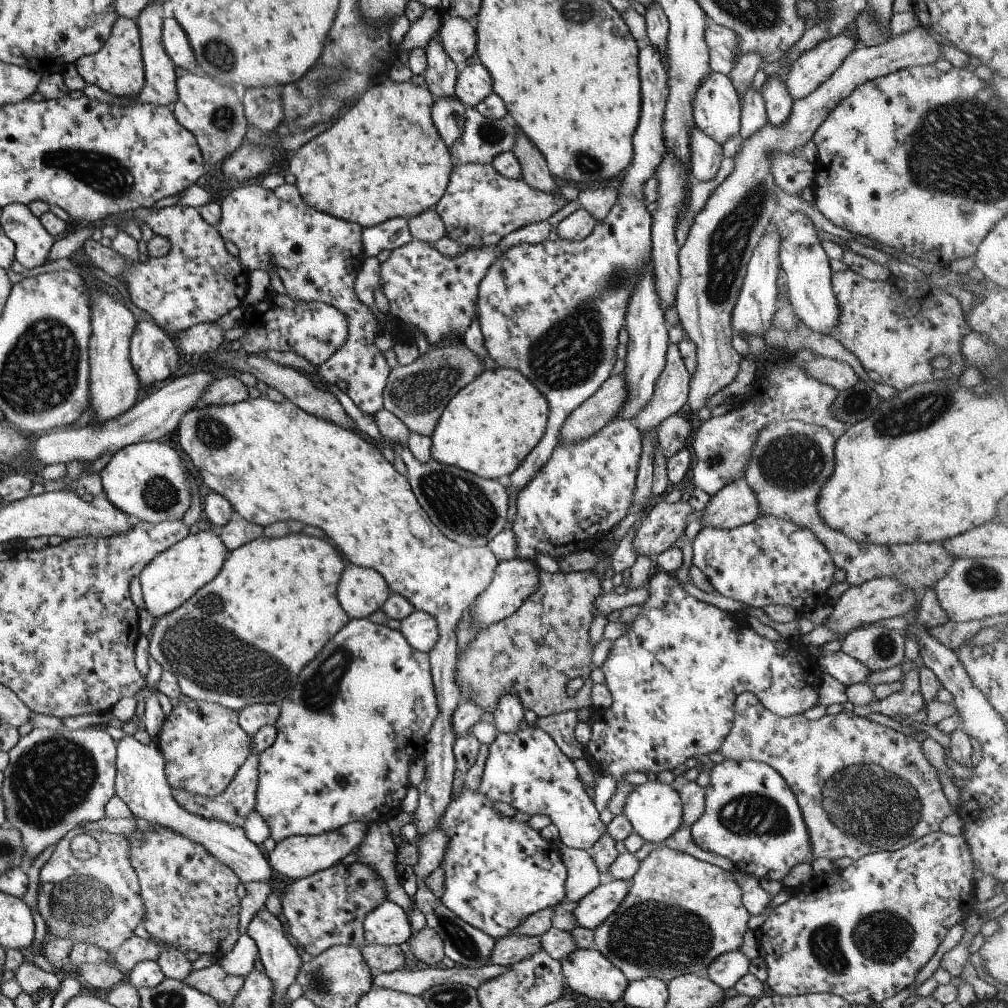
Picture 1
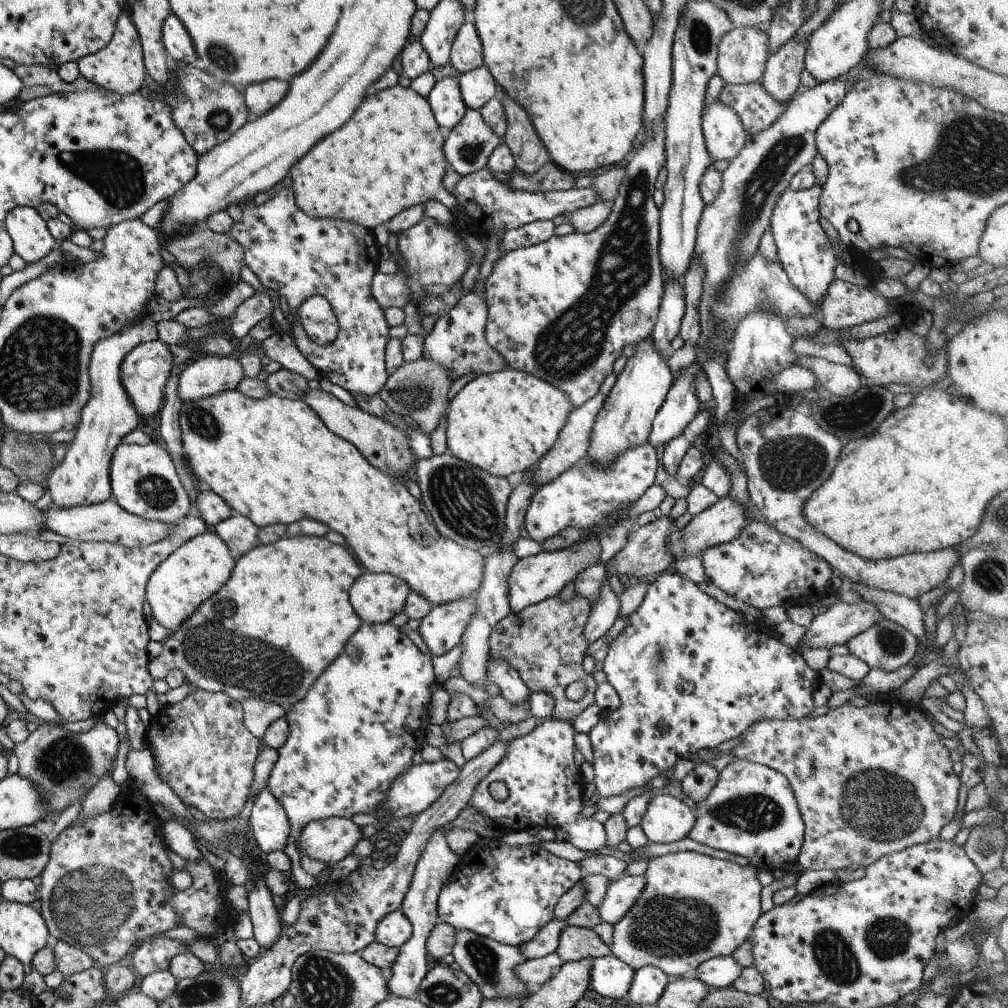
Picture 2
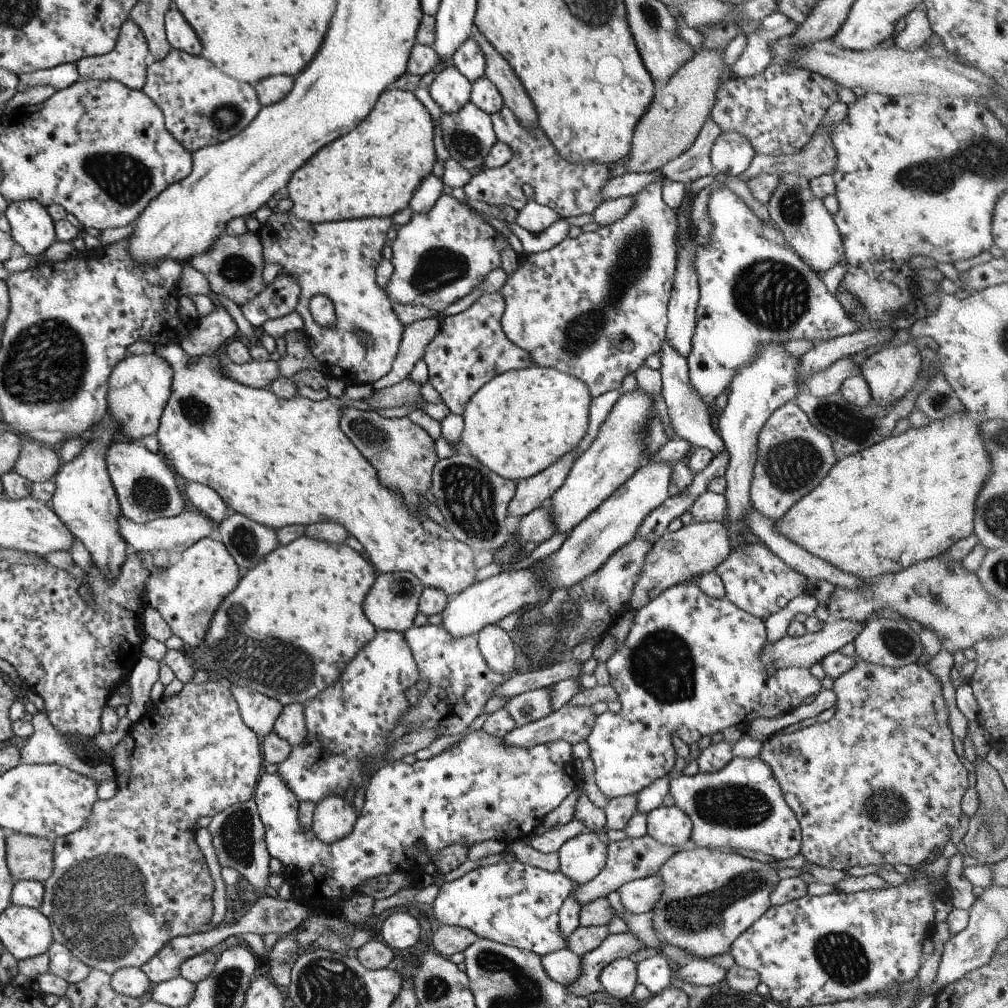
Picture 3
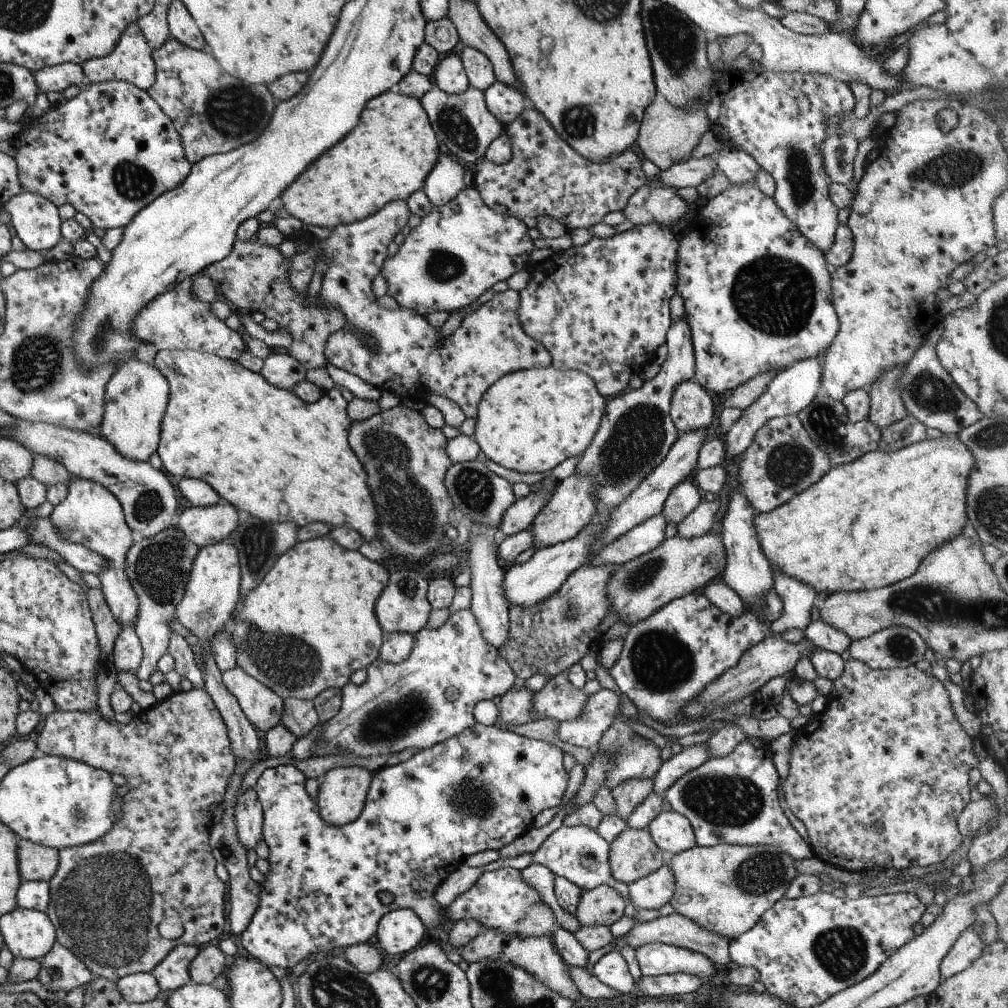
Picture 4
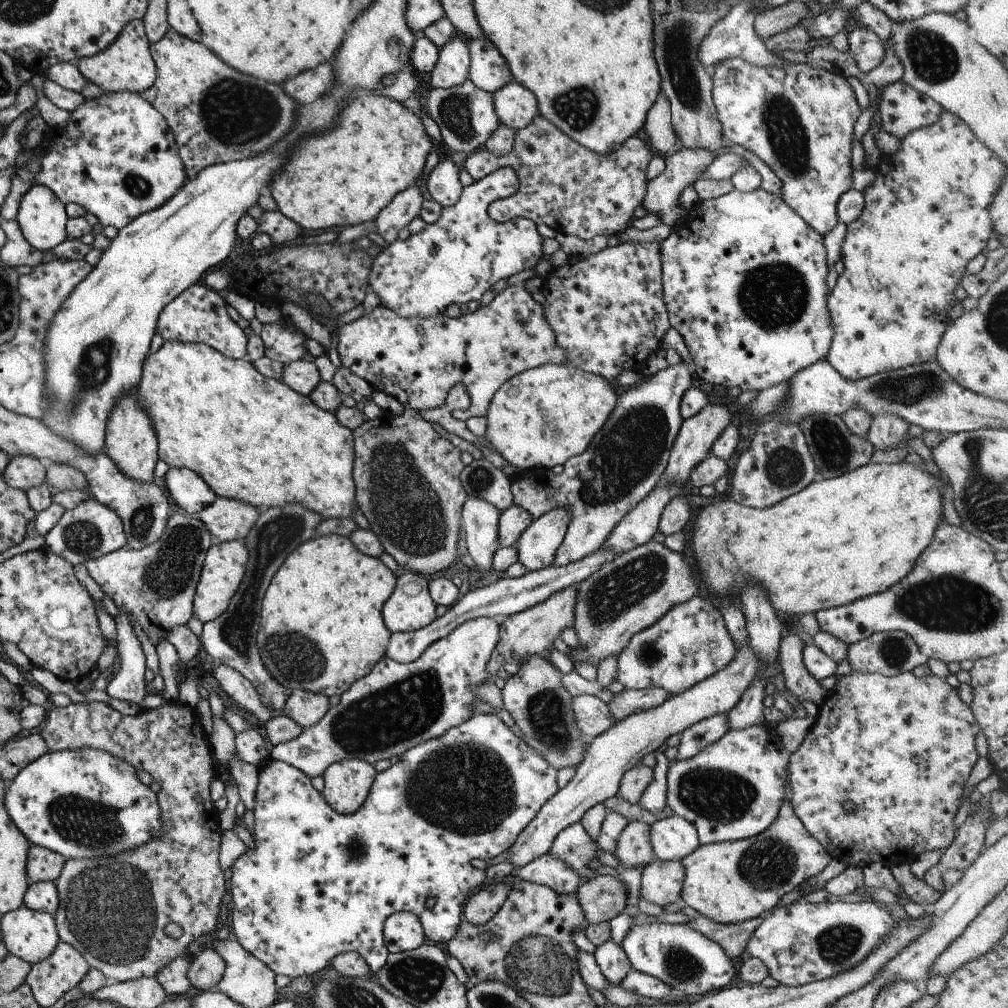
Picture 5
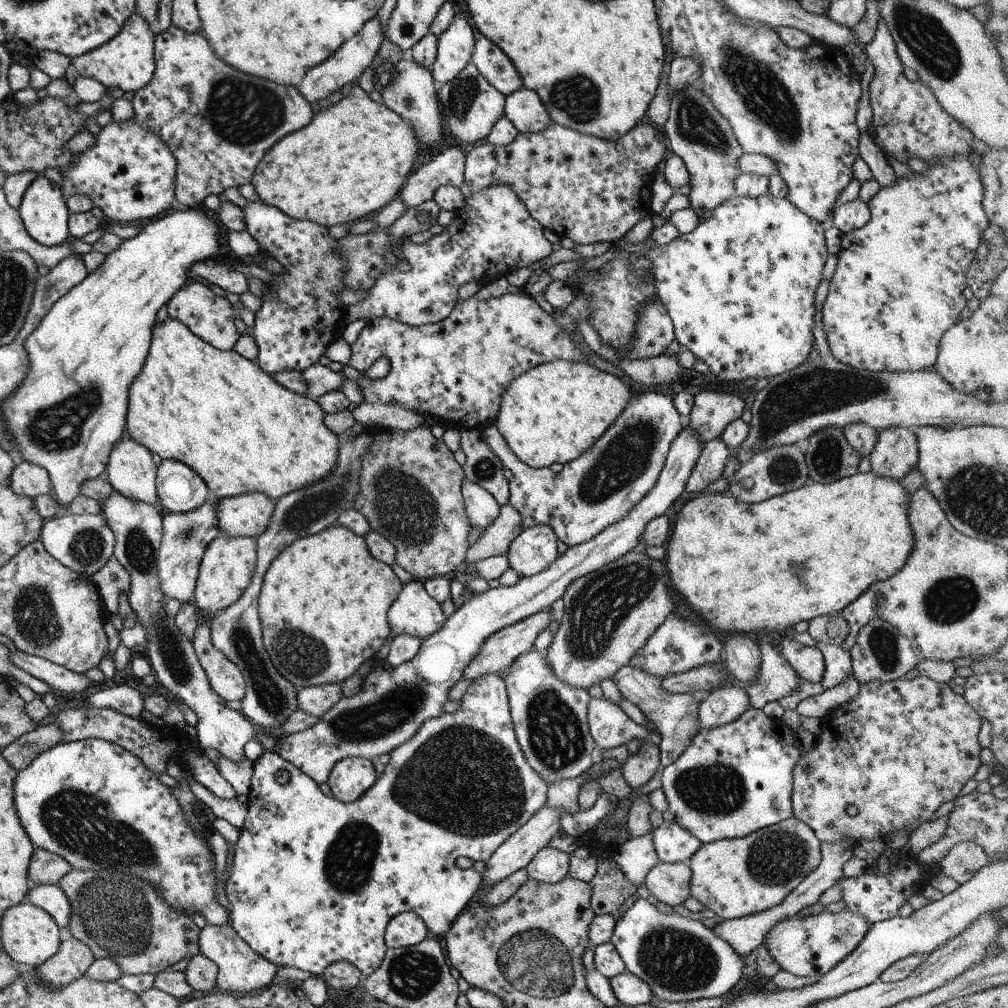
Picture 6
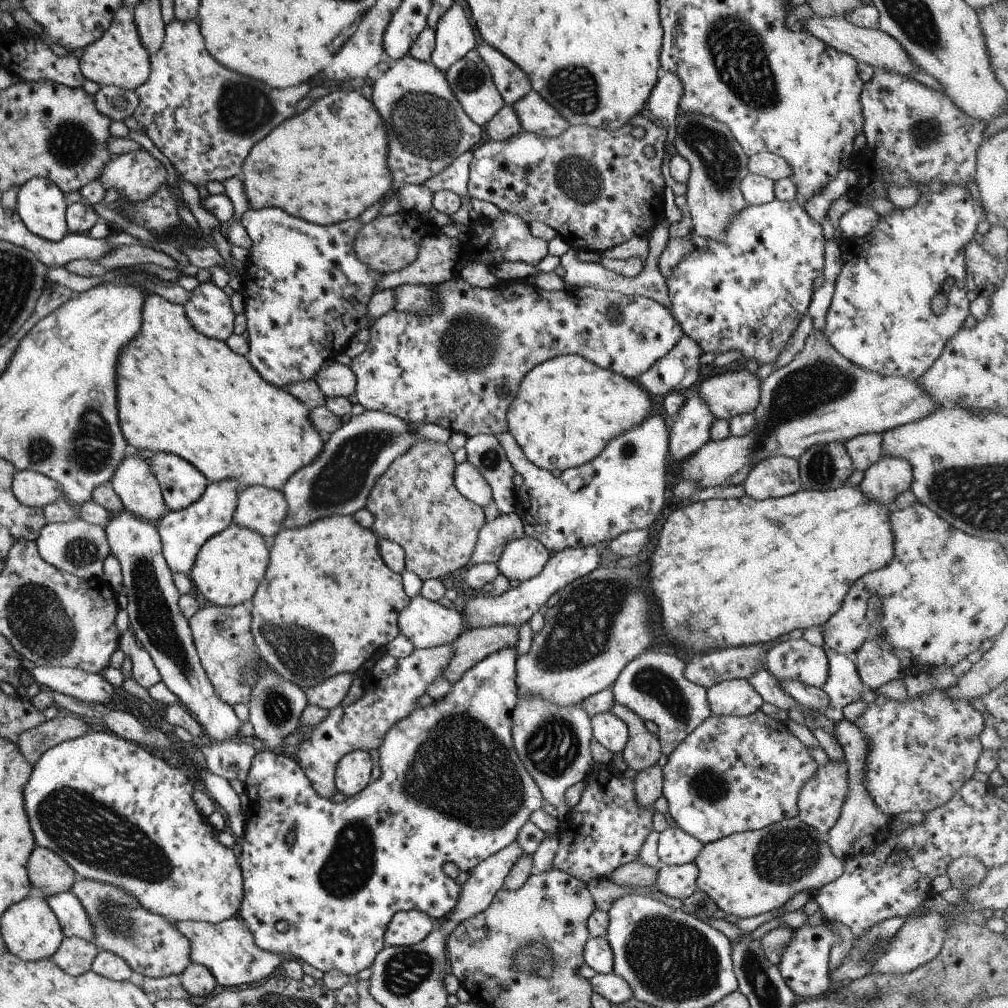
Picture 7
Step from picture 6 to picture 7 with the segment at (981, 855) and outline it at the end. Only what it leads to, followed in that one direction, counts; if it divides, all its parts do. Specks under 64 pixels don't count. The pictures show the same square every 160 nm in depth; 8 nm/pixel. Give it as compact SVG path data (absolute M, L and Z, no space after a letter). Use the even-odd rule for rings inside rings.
M959 856L946 869L951 887L965 891L976 886L985 877L987 869L973 856Z

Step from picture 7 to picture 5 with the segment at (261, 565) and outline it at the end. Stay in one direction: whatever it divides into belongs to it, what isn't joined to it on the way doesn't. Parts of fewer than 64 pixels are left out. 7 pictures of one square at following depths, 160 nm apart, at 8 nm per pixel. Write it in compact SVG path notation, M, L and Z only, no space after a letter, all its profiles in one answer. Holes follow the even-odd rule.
M243 540L222 543L213 541L212 545L206 550L200 577L192 598L192 615L197 620L202 623L212 621L227 608L229 599L234 595L243 574L245 574L247 558L249 558L248 550Z

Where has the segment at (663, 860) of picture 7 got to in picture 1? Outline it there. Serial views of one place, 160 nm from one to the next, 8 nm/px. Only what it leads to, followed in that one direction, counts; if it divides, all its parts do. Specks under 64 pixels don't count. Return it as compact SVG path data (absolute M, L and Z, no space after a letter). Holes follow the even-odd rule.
M649 777L646 783L633 787L621 813L632 824L633 832L637 833L644 841L651 843L665 840L682 826L683 812L678 793L669 785L655 782L653 777Z

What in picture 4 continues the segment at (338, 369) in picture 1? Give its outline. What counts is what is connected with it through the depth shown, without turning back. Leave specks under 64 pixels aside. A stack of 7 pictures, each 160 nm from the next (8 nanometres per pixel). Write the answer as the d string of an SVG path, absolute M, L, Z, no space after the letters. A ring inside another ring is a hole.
M392 200L385 203L377 212L367 218L346 225L337 225L330 229L330 235L324 240L317 238L298 240L300 250L305 250L309 245L317 243L322 246L322 254L316 263L324 258L329 258L329 268L321 279L321 289L317 300L320 307L335 305L340 313L345 316L348 329L343 328L332 332L324 344L326 362L337 368L355 374L367 382L373 384L379 390L402 390L404 394L413 393L415 397L424 397L426 391L437 396L443 396L455 402L466 418L476 418L477 405L482 394L502 376L506 374L530 368L546 367L550 365L551 357L548 350L536 340L533 340L522 329L518 319L518 292L506 289L495 293L494 296L479 306L477 311L465 315L456 331L448 337L441 337L440 328L431 326L424 316L407 309L387 310L377 306L377 298L371 291L370 285L379 274L383 259L386 257L387 246L393 237L406 230L405 223L411 214L405 200ZM368 335L375 342L375 348L370 350L363 341L363 336Z

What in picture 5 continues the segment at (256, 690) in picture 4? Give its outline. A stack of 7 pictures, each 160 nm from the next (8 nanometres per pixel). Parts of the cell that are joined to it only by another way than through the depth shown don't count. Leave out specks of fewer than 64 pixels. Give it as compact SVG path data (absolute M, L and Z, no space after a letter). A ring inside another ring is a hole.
M216 663L209 674L212 674L213 678L217 680L219 688L225 692L227 697L231 698L239 707L245 708L247 714L251 714L253 723L265 724L266 720L275 714L260 703L253 686L236 670Z

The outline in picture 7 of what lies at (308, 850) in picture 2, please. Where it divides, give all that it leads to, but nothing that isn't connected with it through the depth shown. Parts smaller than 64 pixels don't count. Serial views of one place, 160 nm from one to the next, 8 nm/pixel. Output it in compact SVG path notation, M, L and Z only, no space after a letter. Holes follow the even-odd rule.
M353 750L337 762L334 771L336 791L347 797L358 794L368 786L372 762L368 752Z

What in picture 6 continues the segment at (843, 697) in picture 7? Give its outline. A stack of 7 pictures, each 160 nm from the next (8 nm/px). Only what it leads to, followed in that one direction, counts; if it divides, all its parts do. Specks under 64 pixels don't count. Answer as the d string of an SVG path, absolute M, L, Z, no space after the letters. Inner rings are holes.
M817 643L815 647L819 648L823 656L825 670L820 684L824 690L833 688L835 684L843 682L847 676L852 676L850 655L847 651L838 645Z

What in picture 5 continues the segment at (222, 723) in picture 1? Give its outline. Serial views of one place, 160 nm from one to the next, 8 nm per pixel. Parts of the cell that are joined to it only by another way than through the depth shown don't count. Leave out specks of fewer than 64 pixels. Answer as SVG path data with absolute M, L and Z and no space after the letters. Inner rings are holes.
M86 701L81 703L70 703L64 707L54 707L47 713L47 720L43 728L39 730L41 738L45 741L49 751L60 751L89 747L99 749L123 759L128 762L135 770L144 770L149 773L153 782L160 784L160 789L156 793L156 799L160 808L160 819L162 822L162 834L157 839L151 839L144 845L137 847L133 851L124 851L114 857L97 857L92 859L66 859L61 867L59 876L54 880L54 885L58 894L58 905L53 918L56 924L56 931L61 942L70 944L87 962L89 968L94 968L102 972L109 982L132 981L141 977L155 976L166 964L174 958L183 956L187 953L187 945L199 935L203 935L208 942L214 937L215 919L217 918L217 904L223 896L223 871L218 863L218 850L220 847L221 830L218 825L218 811L213 807L209 797L209 782L217 778L215 774L215 759L210 748L207 735L203 732L202 726L197 718L194 707L183 706L182 704L167 703L155 709L143 709L135 716L121 715L118 711L104 702ZM169 922L178 922L181 926L182 934L177 939L169 939L163 933L163 928Z

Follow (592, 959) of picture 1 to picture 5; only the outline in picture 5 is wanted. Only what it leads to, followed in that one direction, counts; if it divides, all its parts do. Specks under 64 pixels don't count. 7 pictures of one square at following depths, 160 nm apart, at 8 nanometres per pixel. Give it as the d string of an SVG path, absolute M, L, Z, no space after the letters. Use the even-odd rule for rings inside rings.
M610 940L596 946L592 955L601 974L611 985L617 985L631 969L623 949Z

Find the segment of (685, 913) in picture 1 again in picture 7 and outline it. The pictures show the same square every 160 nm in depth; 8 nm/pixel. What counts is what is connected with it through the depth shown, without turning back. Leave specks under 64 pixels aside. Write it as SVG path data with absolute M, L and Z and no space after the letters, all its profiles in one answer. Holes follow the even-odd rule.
M796 815L755 831L731 834L705 844L693 860L697 868L696 889L701 890L717 909L741 919L779 909L793 894L803 890L817 892L841 875L843 864L841 866L841 861L829 852L826 839L826 834L821 835L815 828L803 824Z

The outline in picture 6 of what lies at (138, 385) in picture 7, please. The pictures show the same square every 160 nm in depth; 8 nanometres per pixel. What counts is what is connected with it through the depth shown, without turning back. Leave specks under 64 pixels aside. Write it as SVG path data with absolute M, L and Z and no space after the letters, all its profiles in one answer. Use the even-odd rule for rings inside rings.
M167 317L163 322L159 322L159 324L155 323L151 335L151 342L145 356L145 361L143 362L143 366L141 366L141 370L139 370L139 374L137 374L137 378L133 378L127 396L124 431L131 440L135 440L137 444L145 446L146 450L156 454L161 460L177 460L185 464L185 466L193 470L201 478L201 481L207 486L210 497L215 500L255 492L265 494L267 498L275 502L281 496L285 496L285 494L293 490L301 490L301 488L305 488L305 486L309 486L309 484L313 484L317 480L325 480L325 476L335 470L340 440L337 435L333 434L323 424L324 413L315 400L309 399L305 395L294 394L282 388L271 378L271 375L262 372L254 362L237 355L237 352L233 350L221 352L213 348L213 346L191 334L177 320L171 320L171 318Z

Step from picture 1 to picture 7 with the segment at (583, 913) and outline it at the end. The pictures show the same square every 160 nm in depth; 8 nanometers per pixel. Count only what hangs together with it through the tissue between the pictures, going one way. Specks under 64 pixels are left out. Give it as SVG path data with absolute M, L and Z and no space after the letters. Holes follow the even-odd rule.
M693 863L660 865L655 874L655 889L667 898L681 902L696 890L697 868Z

